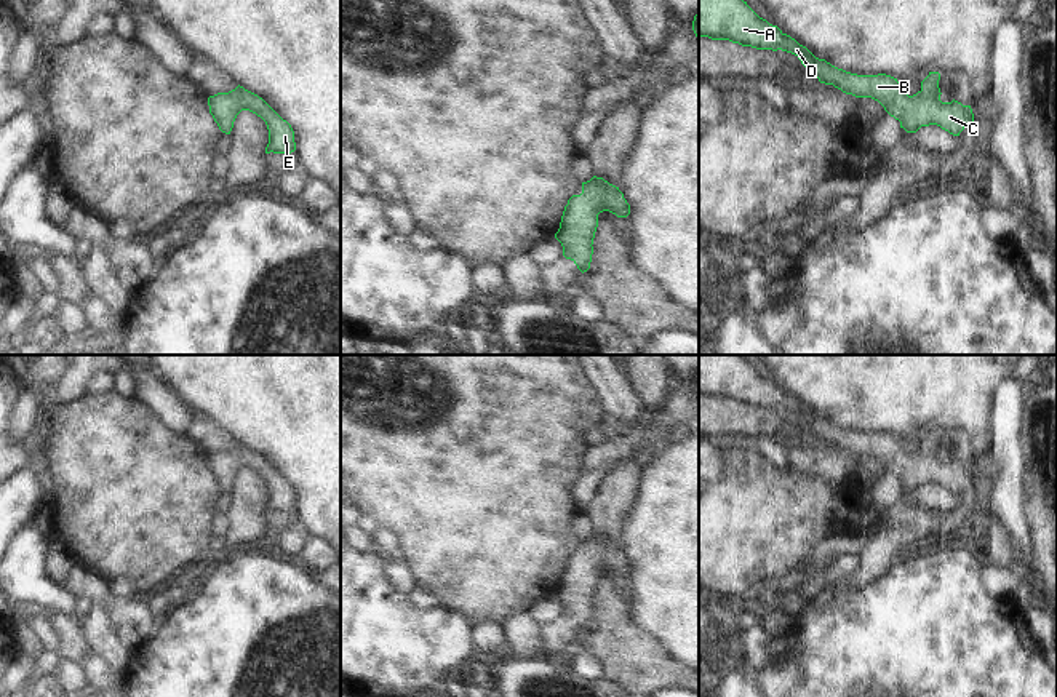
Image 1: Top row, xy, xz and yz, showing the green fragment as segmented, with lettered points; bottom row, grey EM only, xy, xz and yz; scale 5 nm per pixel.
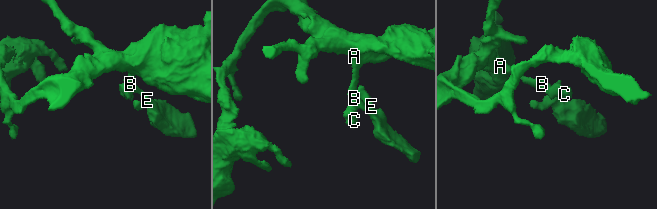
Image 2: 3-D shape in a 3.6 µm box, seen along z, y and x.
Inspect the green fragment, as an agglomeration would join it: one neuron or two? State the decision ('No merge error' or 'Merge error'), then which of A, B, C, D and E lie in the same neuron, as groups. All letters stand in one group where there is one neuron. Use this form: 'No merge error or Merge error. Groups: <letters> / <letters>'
No merge error. Groups: A B C D E.

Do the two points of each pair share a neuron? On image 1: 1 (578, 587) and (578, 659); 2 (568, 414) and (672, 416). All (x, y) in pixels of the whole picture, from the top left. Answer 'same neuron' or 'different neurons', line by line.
1: different neurons
2: different neurons

